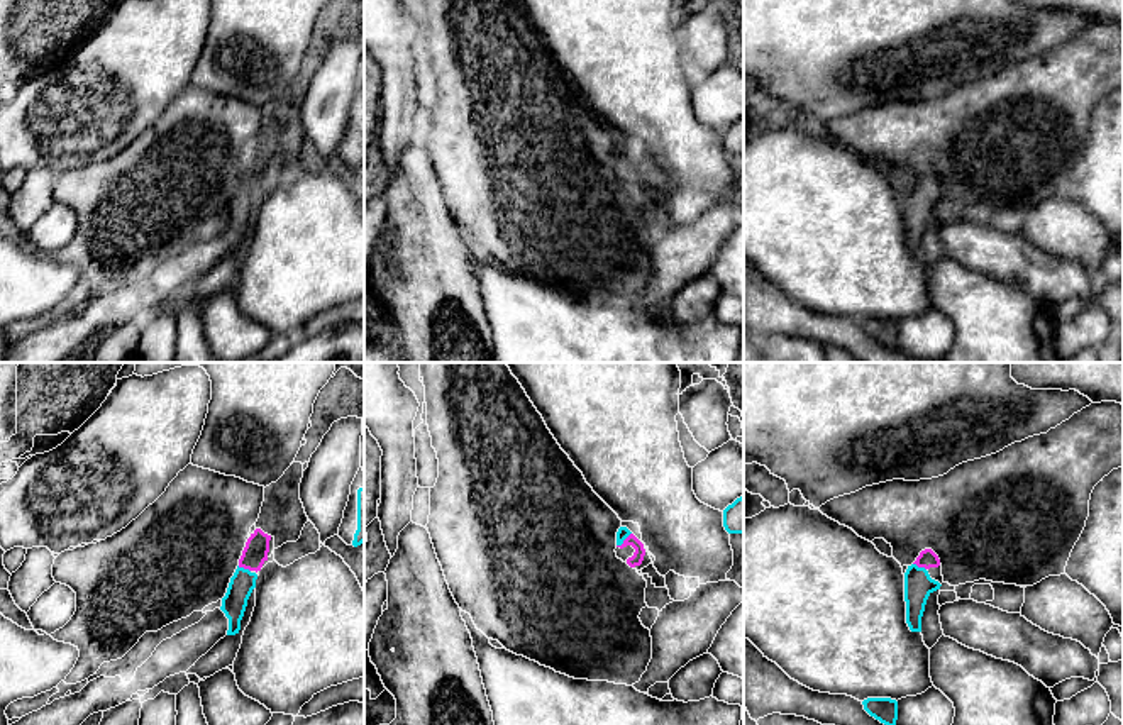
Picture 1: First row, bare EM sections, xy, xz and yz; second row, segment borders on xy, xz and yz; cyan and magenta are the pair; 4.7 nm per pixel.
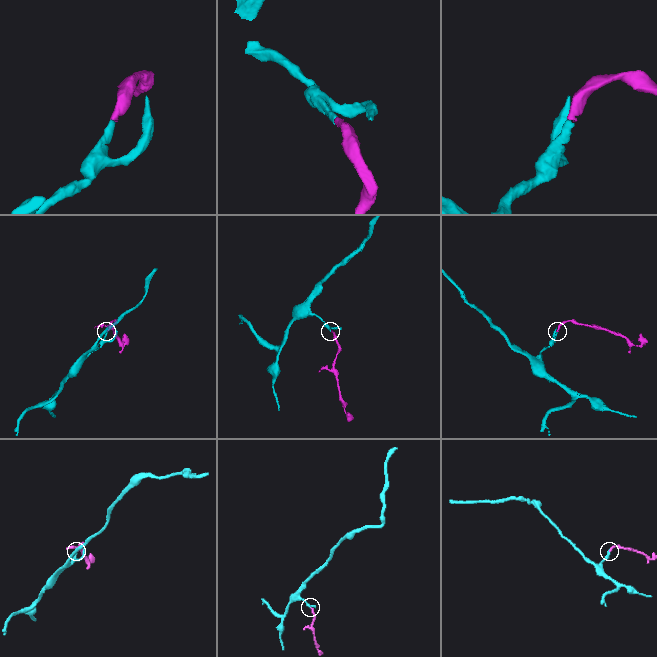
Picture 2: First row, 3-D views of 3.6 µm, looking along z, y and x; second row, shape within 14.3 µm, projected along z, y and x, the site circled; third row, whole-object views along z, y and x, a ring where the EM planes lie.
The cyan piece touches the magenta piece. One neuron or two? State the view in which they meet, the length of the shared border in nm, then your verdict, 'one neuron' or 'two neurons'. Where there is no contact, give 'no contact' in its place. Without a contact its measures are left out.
contact in xz; length 100 nm; one neuron

